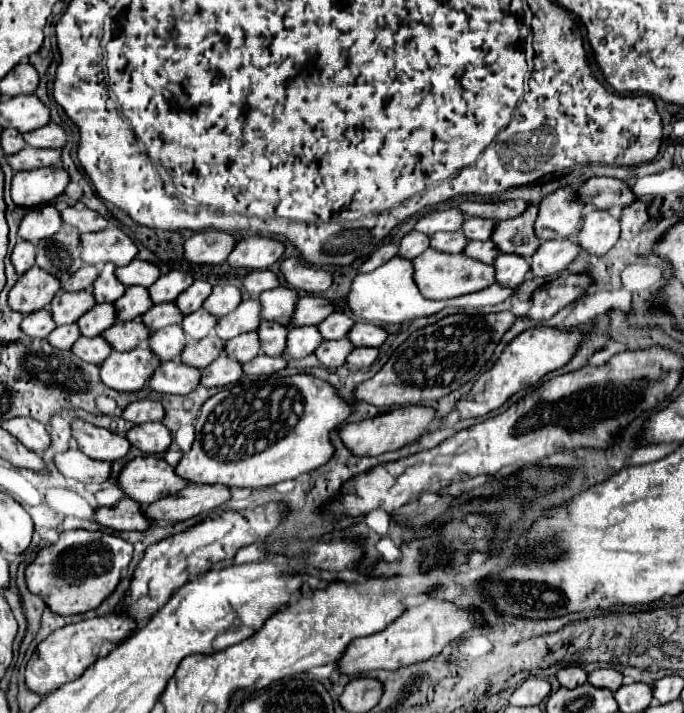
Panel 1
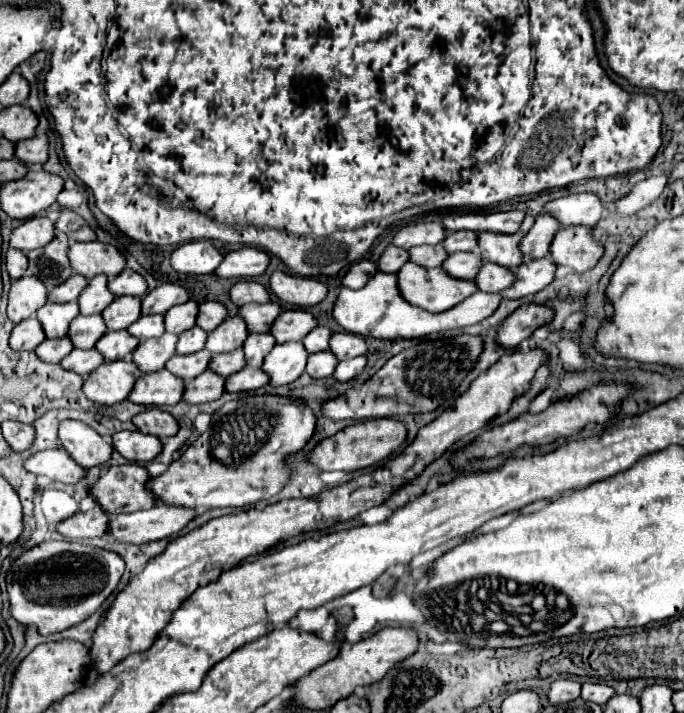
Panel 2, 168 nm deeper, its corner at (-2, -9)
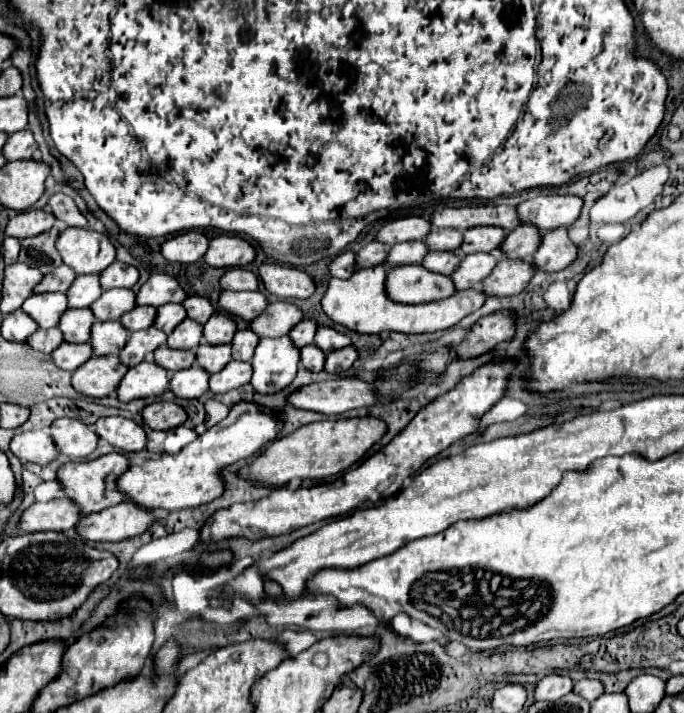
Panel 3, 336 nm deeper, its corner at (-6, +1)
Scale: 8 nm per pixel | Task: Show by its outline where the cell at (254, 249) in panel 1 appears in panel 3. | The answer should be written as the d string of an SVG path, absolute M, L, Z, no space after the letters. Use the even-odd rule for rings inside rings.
M220 234L210 240L202 260L212 268L234 268L246 266L256 258L256 250L238 236Z

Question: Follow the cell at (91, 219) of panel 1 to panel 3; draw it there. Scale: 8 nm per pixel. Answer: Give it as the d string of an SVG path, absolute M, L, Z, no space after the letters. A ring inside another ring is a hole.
M54 194L54 196L50 196L50 200L48 200L48 206L50 206L50 210L52 210L52 214L56 216L56 220L60 220L60 222L64 222L66 226L86 226L88 222L86 222L86 218L80 214L80 210L76 208L76 204L74 204L74 200L70 198L70 196L66 196L66 194Z

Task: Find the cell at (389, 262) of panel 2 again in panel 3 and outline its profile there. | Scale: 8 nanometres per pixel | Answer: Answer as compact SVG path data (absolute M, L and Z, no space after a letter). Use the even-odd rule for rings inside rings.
M370 242L356 254L356 268L370 268L384 262L384 254L388 254L386 246L380 246L380 242Z

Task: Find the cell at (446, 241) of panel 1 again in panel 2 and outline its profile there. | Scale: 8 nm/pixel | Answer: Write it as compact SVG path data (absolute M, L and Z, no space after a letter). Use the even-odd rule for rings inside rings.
M436 244L436 246L416 246L416 248L410 250L410 262L420 264L424 268L442 266L446 258L448 258L448 252L444 250L442 244Z

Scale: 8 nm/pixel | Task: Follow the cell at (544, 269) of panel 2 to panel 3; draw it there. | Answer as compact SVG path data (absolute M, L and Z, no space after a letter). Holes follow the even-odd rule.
M500 260L492 274L482 280L480 290L486 296L512 296L520 294L530 278L536 274L530 262L508 262Z

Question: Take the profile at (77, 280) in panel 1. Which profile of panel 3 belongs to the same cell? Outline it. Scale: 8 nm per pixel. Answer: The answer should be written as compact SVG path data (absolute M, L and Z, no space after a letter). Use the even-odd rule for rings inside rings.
M58 266L54 272L46 274L36 286L34 292L66 292L68 286L74 282L76 272L70 266Z

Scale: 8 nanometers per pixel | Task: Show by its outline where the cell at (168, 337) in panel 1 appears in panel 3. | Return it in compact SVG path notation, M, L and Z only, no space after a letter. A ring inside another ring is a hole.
M154 326L148 330L140 330L140 332L132 332L126 346L120 350L120 362L128 368L140 364L144 358L148 358L158 346L162 346L166 342L166 334L156 330Z

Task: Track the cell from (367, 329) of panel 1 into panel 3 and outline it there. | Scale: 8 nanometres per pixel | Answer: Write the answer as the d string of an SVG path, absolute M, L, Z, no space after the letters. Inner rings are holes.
M318 326L316 330L316 336L314 336L314 344L324 352L324 354L330 354L332 350L338 350L338 348L344 348L350 344L350 338L332 330L332 328L326 328L326 326Z

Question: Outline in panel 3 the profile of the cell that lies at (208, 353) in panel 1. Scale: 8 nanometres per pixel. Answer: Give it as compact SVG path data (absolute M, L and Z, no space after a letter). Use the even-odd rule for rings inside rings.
M160 346L158 350L154 350L154 362L166 368L168 372L190 368L194 360L196 360L196 354L192 350L172 350L168 346Z

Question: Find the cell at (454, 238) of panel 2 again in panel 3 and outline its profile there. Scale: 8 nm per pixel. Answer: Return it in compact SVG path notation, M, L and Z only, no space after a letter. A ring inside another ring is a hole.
M430 230L428 236L424 238L424 242L430 250L440 250L440 252L448 250L450 252L450 250L460 248L462 238L464 236L460 230Z

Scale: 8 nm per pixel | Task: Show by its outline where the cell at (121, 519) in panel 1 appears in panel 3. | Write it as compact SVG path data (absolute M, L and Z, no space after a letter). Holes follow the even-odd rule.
M56 498L50 502L36 502L22 512L18 522L20 532L40 532L40 530L54 530L64 532L76 526L80 514L68 498Z

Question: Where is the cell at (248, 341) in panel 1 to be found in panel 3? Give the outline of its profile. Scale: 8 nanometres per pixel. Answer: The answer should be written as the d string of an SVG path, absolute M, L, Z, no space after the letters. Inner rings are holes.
M204 342L196 350L196 362L208 374L214 374L214 372L220 372L232 360L230 352L232 352L232 346L212 346Z

